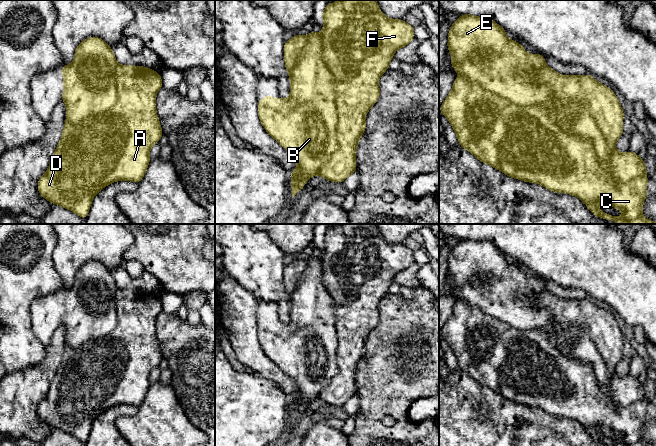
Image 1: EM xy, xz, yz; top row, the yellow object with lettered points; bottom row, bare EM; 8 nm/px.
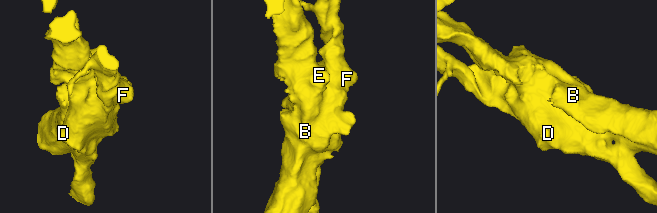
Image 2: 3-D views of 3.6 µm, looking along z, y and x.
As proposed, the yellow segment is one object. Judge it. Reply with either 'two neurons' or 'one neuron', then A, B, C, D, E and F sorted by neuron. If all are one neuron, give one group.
two neurons; groups A C D F / B E

